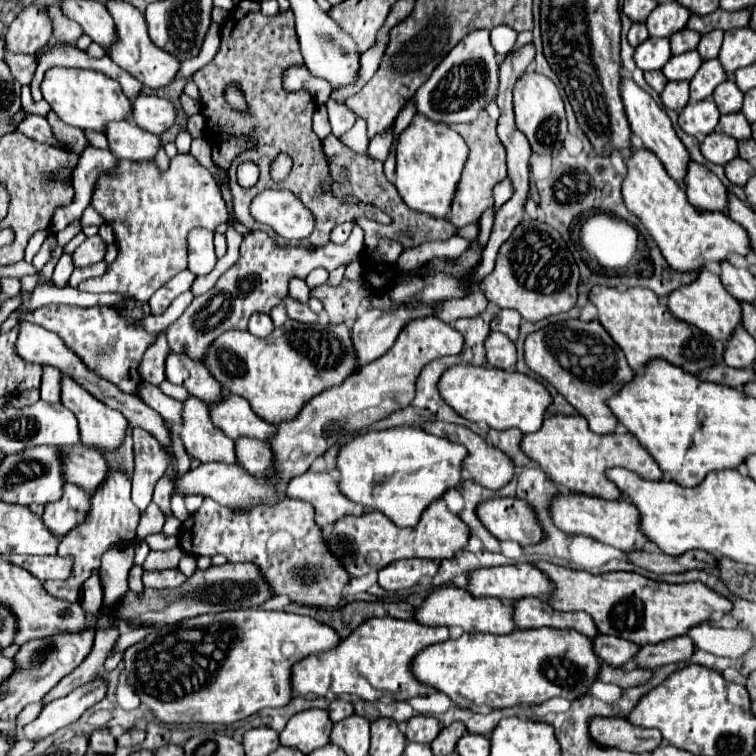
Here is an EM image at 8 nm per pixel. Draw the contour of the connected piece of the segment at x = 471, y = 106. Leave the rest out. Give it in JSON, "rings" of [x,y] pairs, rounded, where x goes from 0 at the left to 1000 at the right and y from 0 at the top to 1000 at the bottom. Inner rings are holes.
{"rings":[[[647,38],[623,41],[623,46],[615,46],[604,62],[597,65],[597,70],[581,83],[581,89],[575,89],[570,102],[549,123],[552,149],[586,163],[620,163],[644,142],[647,134],[655,131],[663,78],[649,60],[647,44]]]}

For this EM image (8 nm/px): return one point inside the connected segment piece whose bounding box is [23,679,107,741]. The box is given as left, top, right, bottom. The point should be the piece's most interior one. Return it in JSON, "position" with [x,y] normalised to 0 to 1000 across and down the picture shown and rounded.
{"position":[82,942]}

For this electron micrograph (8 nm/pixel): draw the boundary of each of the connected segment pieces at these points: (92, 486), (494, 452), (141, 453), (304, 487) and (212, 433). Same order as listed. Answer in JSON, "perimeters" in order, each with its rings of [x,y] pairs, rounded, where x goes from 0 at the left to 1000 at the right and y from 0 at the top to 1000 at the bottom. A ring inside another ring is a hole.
{"perimeters":[[[[107,586],[78,594],[83,597],[83,631],[89,639],[99,639],[120,655],[142,631],[142,610],[126,594],[110,591]]],[[[581,557],[581,560],[560,560],[560,570],[615,589],[618,607],[612,610],[612,626],[628,639],[647,647],[660,647],[679,631],[681,618],[673,610],[673,604],[665,597],[647,591],[644,583],[636,575],[626,573],[623,567]]],[[[176,565],[176,665],[189,676],[200,665],[205,639],[224,618],[226,602],[213,591],[213,586],[192,567]]],[[[406,620],[401,628],[388,631],[377,647],[380,657],[409,663],[417,671],[417,692],[422,697],[443,692],[454,681],[478,681],[483,673],[462,663],[448,649],[448,628],[443,623]]],[[[250,525],[242,530],[242,567],[239,581],[253,604],[261,604],[266,612],[295,610],[311,612],[308,581],[295,575],[282,565],[274,546],[274,536],[266,528]]]]}

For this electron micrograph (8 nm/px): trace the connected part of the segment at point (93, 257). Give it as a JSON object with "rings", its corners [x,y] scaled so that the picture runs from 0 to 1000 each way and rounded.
{"rings":[[[131,311],[112,316],[97,335],[97,351],[99,353],[112,353],[128,345],[136,345],[139,337],[139,321],[134,319]]]}

